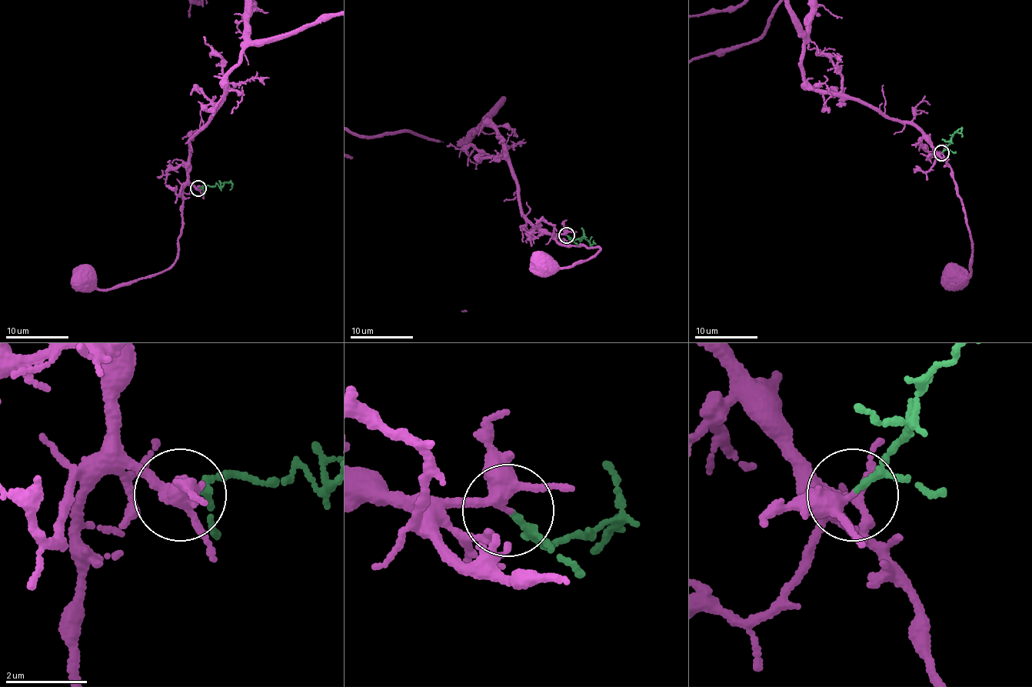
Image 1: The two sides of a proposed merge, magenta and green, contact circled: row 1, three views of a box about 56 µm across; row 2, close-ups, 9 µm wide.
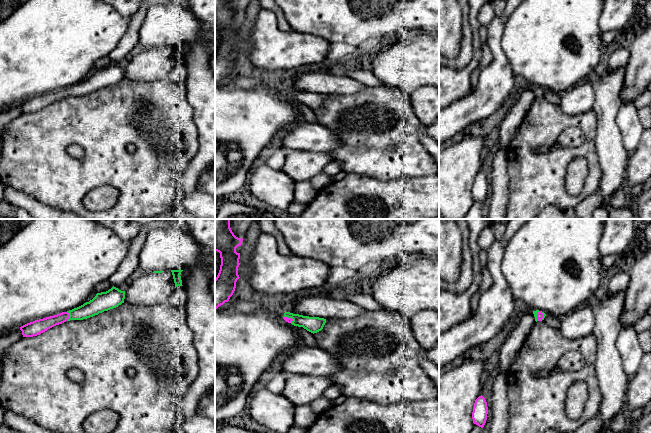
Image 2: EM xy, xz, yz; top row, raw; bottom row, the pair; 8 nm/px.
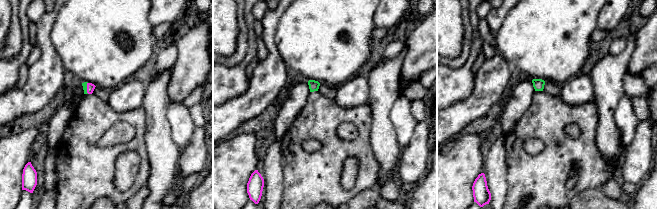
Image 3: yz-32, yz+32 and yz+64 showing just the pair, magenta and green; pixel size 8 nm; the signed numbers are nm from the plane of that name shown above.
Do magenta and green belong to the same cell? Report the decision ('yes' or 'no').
yes

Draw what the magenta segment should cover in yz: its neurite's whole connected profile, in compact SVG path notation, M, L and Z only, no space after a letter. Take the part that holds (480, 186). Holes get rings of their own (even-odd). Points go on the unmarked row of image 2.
M481 171L479 172L474 179L472 195L473 199L483 204L488 190L488 183L485 174Z

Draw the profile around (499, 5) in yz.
M492 0L495 16L501 16L505 10L507 0Z

